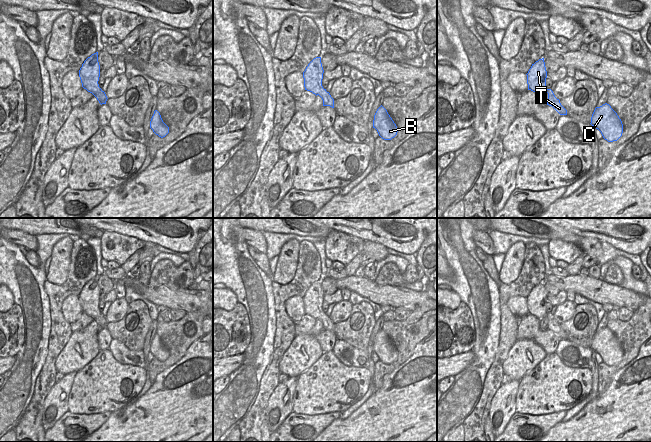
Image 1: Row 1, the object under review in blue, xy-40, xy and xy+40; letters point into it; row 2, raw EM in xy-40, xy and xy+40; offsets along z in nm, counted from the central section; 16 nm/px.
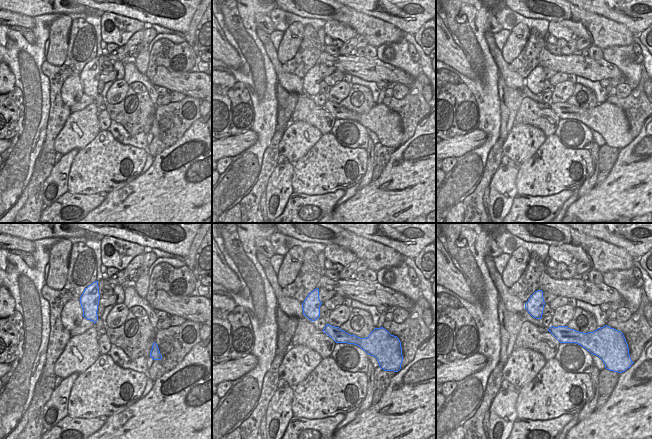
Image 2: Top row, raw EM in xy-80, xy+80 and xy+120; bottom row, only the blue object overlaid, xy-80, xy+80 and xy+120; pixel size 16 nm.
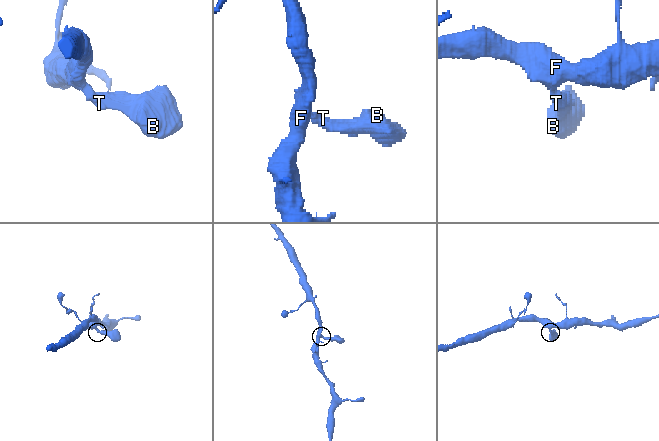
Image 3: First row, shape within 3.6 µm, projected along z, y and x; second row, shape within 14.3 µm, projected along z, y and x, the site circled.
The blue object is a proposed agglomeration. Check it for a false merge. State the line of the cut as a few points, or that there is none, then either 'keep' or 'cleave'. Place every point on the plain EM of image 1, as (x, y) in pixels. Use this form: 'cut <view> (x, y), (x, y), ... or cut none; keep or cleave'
cut none; keep

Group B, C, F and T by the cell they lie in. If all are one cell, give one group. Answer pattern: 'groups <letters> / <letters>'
groups B C F T

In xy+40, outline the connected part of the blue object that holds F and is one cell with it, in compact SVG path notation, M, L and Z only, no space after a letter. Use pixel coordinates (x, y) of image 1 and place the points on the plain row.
M544 282L539 283L532 288L527 299L528 314L541 319L544 316L548 317L547 329L552 330L560 339L567 339L567 334L561 329L551 313L546 311L547 295Z

